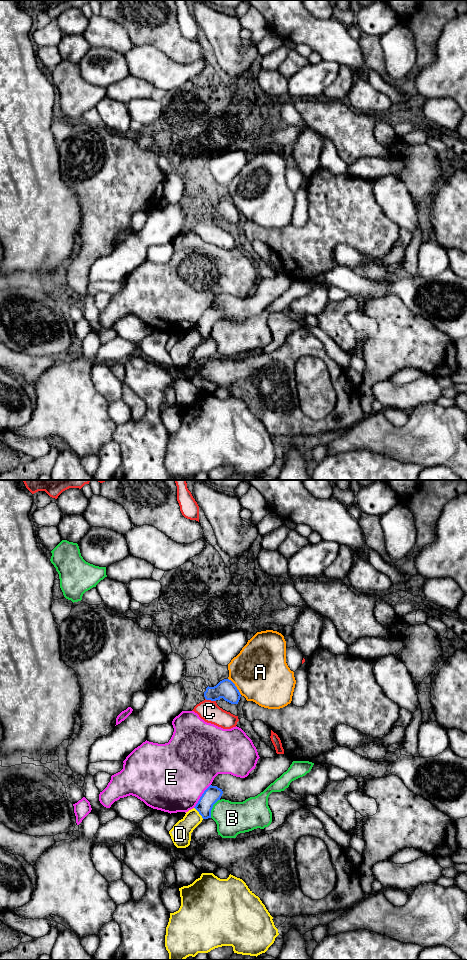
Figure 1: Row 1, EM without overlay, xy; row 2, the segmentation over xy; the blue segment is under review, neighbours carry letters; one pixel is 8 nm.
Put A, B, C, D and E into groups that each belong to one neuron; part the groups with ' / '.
A / B / C / D / E

